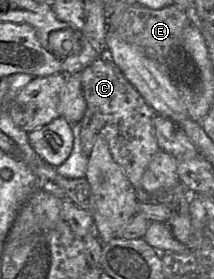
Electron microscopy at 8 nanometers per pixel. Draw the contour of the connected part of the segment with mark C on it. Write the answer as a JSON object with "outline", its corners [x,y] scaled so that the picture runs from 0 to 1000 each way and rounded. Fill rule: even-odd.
{"outline":[[[505,201],[458,208],[383,254],[379,301],[407,391],[458,423],[458,480],[495,498],[528,570],[561,591],[617,667],[631,677],[654,674],[659,638],[710,559],[748,538],[715,455],[729,401]]]}

